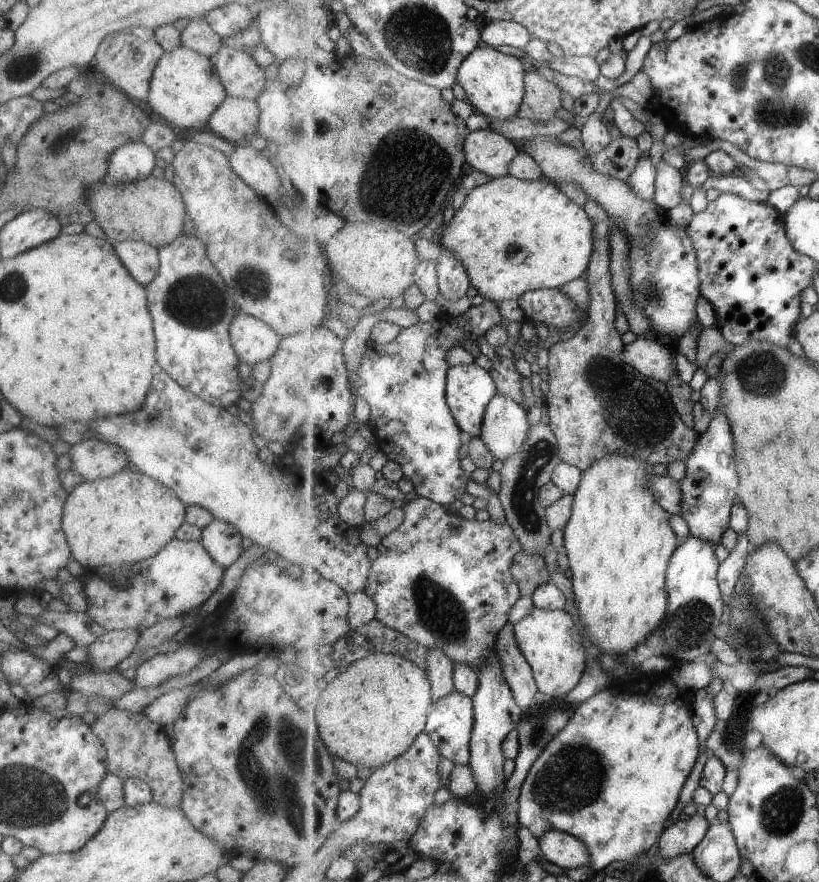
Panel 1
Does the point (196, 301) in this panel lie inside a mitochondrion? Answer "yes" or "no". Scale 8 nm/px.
yes

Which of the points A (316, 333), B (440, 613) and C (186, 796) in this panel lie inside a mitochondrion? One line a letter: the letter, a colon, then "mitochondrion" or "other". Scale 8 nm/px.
A: other
B: mitochondrion
C: other

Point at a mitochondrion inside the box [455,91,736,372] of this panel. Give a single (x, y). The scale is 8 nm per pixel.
(650, 293)

